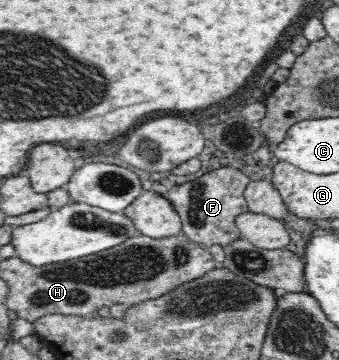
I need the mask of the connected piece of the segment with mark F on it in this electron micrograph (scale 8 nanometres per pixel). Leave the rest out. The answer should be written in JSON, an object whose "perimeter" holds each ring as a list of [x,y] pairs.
{"perimeter":[[[220,167],[197,179],[167,186],[163,195],[180,215],[180,232],[186,235],[188,241],[204,246],[204,248],[212,244],[221,244],[224,248],[242,237],[235,220],[239,214],[244,214],[249,210],[244,196],[248,182],[249,178],[242,173],[241,168]]]}

